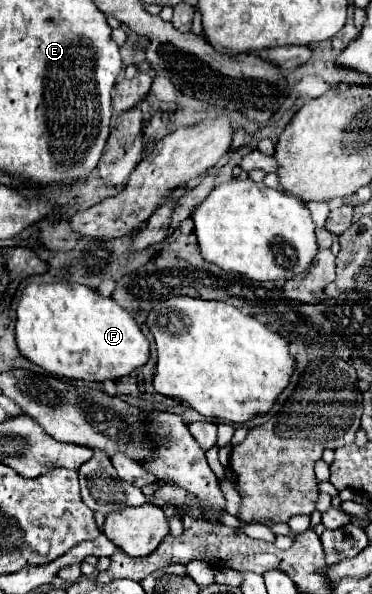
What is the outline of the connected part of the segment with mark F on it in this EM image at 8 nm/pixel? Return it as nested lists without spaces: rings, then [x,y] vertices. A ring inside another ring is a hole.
[[[70,282],[26,286],[16,308],[16,342],[22,356],[50,374],[84,382],[120,380],[150,358],[150,342],[124,308],[92,288]]]

